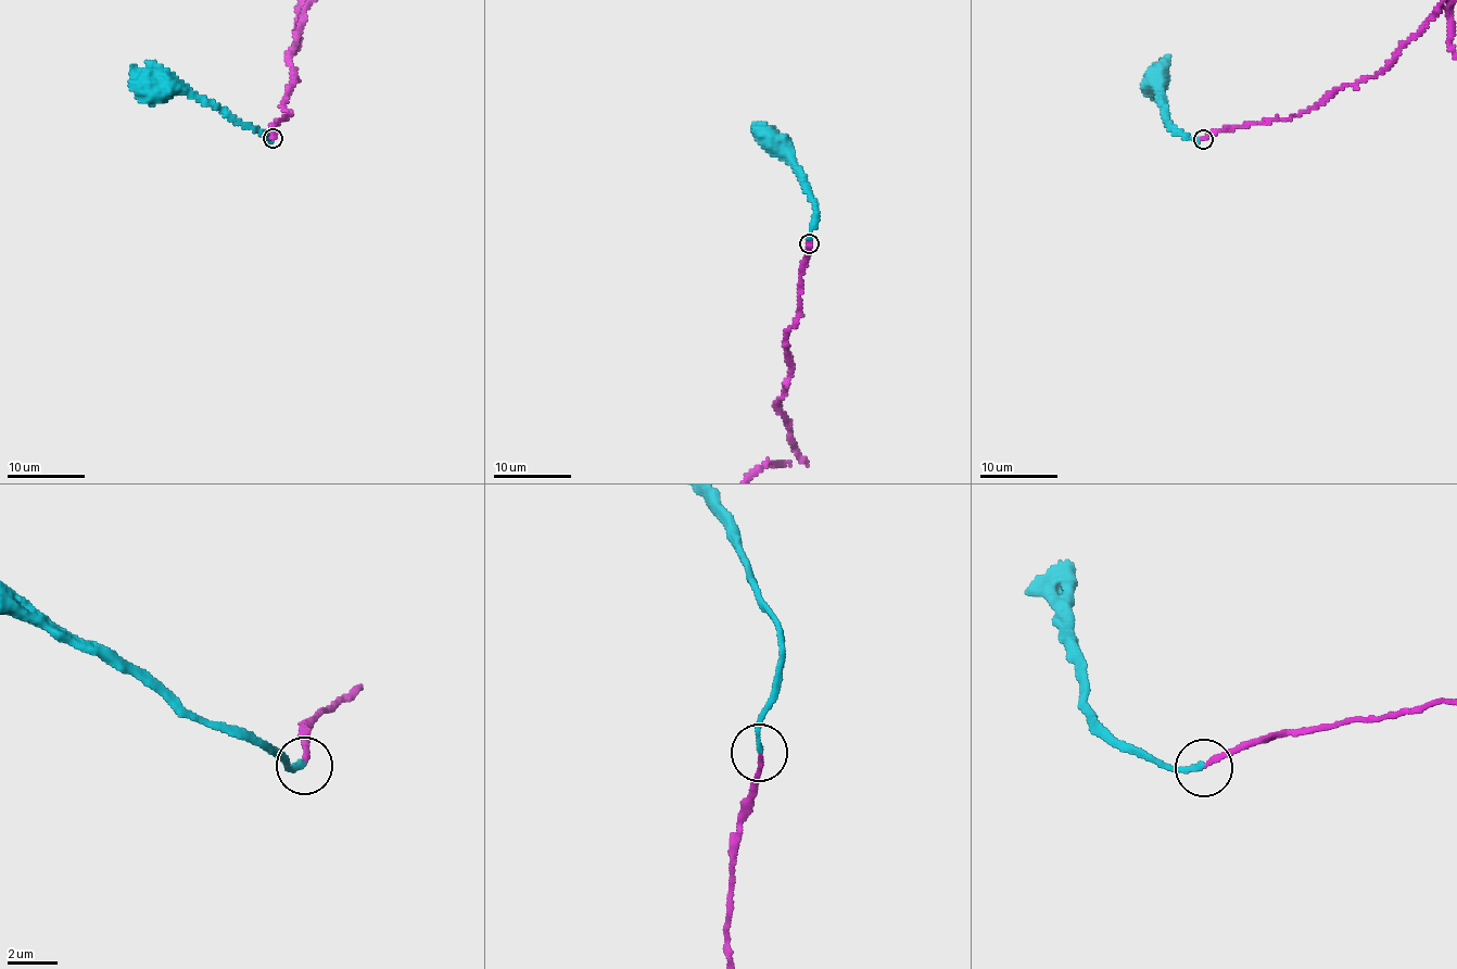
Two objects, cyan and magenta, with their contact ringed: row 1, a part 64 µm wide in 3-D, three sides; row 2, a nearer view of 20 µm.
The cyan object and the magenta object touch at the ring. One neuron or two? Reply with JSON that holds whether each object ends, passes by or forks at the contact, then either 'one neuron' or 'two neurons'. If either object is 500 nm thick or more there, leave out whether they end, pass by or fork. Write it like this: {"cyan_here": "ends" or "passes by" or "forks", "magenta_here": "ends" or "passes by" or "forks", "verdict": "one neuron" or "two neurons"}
{"cyan_here": "ends", "magenta_here": "ends", "verdict": "one neuron"}

